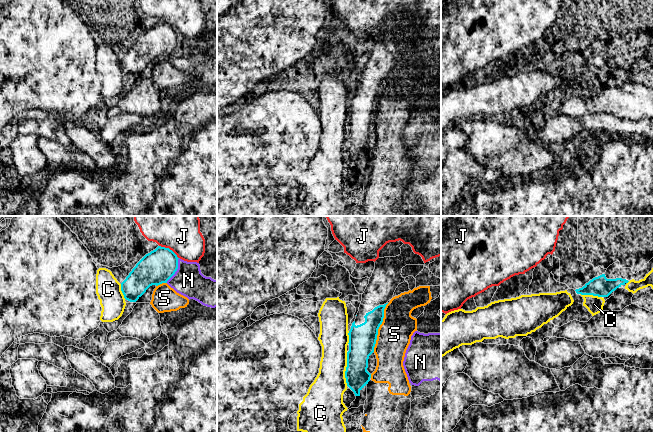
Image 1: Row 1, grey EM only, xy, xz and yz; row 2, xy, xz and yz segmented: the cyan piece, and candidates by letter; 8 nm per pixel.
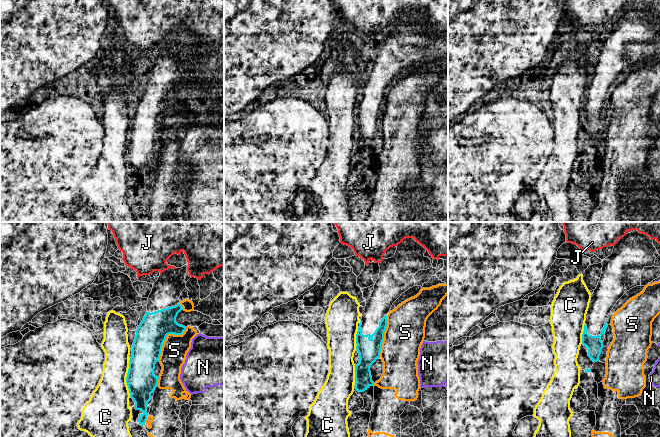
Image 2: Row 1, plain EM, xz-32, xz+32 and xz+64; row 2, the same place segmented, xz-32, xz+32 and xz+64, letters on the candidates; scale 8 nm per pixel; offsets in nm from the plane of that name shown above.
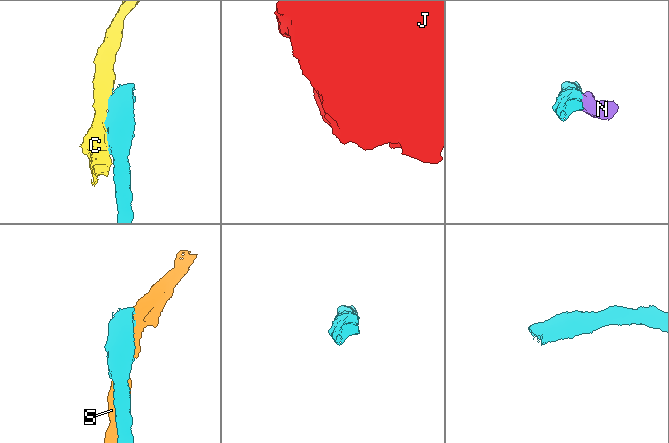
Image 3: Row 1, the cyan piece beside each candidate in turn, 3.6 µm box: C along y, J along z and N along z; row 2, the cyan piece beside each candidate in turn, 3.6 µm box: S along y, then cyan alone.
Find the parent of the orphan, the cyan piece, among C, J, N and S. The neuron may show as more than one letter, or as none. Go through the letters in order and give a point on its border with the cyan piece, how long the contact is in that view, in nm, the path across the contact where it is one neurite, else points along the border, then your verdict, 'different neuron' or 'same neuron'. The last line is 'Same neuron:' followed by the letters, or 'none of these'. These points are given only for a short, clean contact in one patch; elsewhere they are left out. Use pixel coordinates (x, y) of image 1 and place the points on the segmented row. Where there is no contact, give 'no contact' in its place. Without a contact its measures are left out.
C: meets cyan in xz at (346, 369); contact 280 nm long; different neuron
J: meets cyan in xy at (168, 248); contact 190 nm long; different neuron
N: meets cyan in xy at (176, 270); contact 220 nm long; different neuron
S: meets cyan in xz at (379, 326); contact 420 nm long; different neuron
Same neuron: none of these

